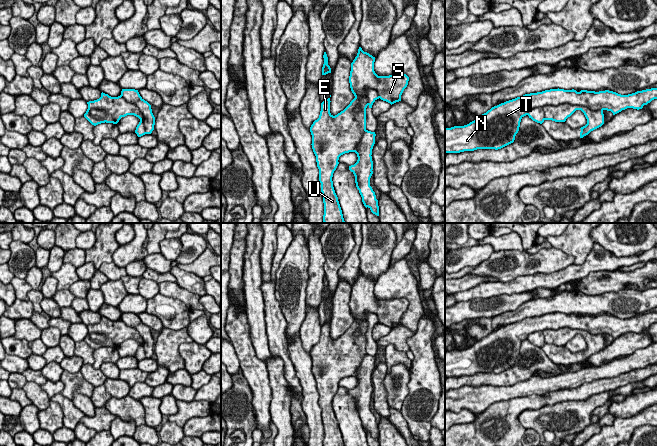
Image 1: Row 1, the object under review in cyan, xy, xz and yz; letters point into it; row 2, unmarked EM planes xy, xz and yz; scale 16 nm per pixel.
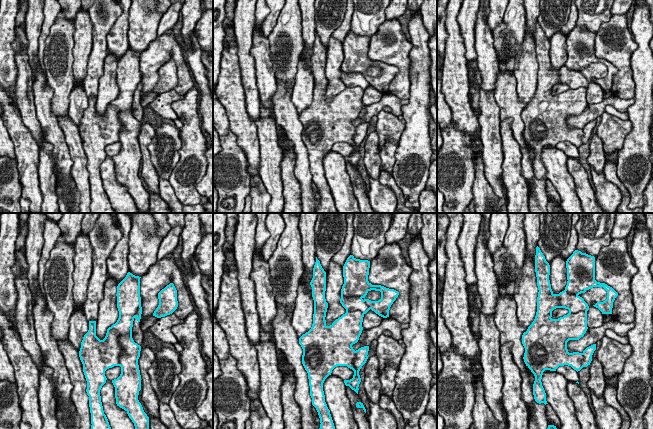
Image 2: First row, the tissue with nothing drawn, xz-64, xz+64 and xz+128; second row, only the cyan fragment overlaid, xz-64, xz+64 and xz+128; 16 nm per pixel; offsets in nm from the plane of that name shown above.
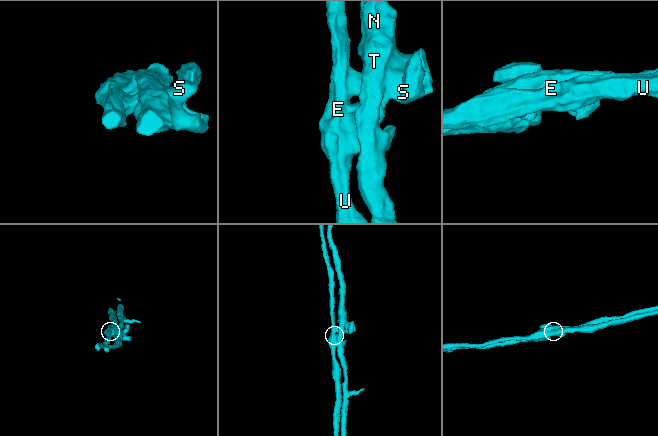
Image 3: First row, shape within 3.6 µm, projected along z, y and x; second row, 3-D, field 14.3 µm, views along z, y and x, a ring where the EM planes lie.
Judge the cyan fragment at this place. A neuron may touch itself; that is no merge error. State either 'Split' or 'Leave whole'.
Split

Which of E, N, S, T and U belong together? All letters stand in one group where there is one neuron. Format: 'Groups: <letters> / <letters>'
Groups: E U / N S T

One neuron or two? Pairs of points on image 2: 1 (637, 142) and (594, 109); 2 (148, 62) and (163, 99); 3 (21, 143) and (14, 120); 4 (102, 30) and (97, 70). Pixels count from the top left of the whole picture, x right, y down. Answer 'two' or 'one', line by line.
1: two
2: two
3: one
4: one

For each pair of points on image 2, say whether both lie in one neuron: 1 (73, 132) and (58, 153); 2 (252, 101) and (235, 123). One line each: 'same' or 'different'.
1: different
2: different

